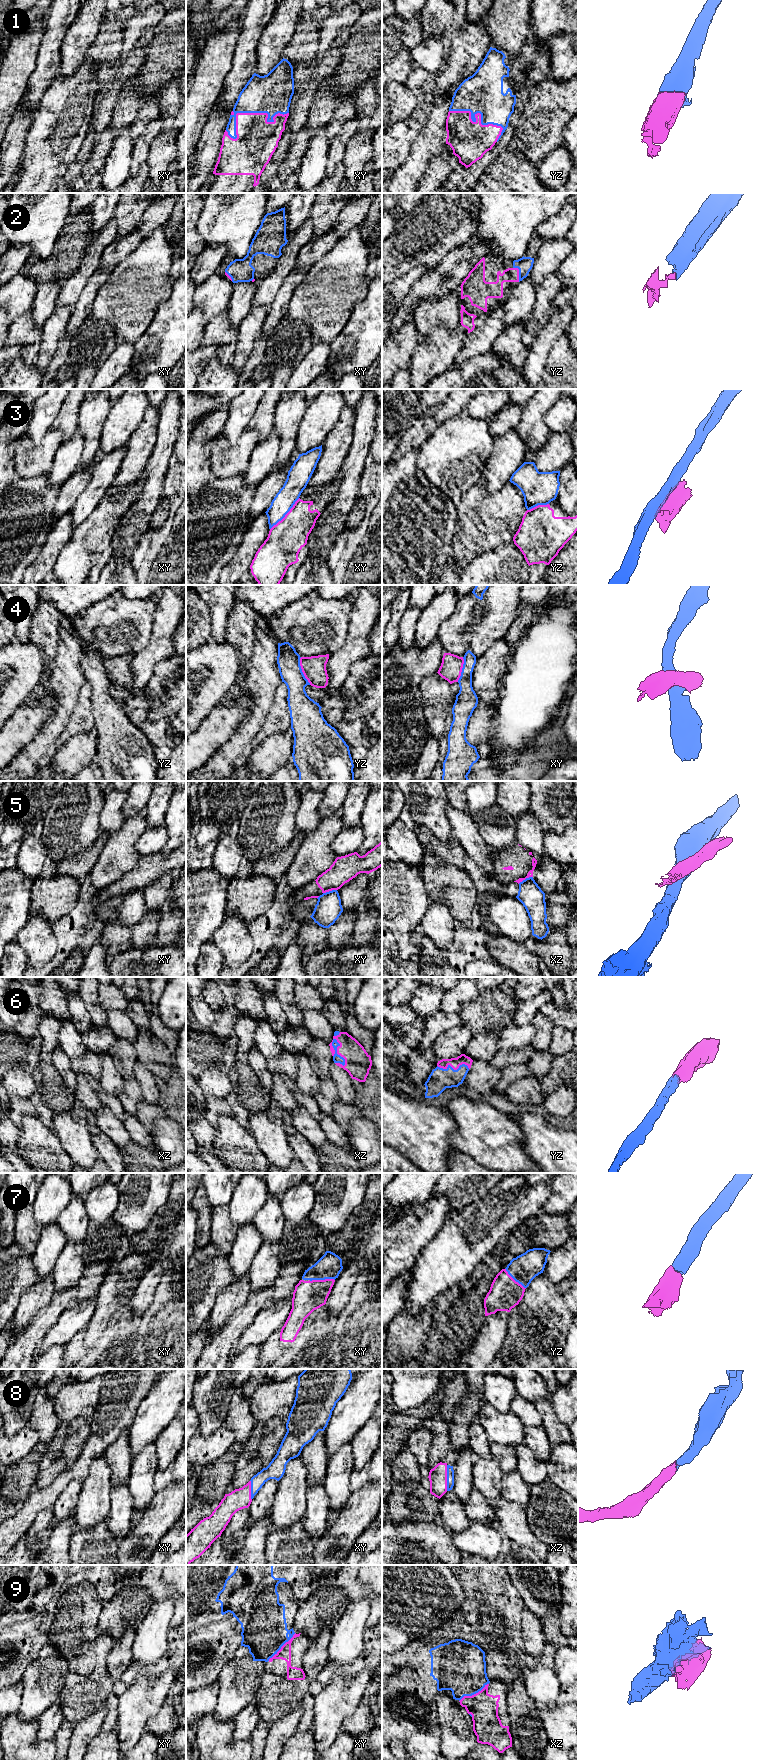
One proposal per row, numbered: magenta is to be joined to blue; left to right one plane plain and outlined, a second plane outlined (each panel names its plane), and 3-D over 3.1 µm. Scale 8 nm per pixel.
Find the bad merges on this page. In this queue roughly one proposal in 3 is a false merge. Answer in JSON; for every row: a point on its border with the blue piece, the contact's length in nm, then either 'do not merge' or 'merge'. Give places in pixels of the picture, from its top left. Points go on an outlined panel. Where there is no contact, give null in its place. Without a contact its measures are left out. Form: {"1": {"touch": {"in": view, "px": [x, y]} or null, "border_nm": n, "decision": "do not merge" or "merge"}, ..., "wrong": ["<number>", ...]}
{"1": {"touch": {"in": "xy", "px": [249, 112]}, "border_nm": 550, "decision": "merge"}, "2": {"touch": {"in": "yz", "px": [519, 273]}, "border_nm": 130, "decision": "merge"}, "3": {"touch": {"in": "xy", "px": [286, 513]}, "border_nm": 340, "decision": "do not merge"}, "4": {"touch": {"in": "yz", "px": [301, 671]}, "border_nm": 240, "decision": "do not merge"}, "5": {"touch": {"in": "xz", "px": [526, 878]}, "border_nm": 130, "decision": "do not merge"}, "6": {"touch": {"in": "xz", "px": [336, 1053]}, "border_nm": 240, "decision": "merge"}, "7": {"touch": {"in": "xy", "px": [321, 1279]}, "border_nm": 200, "decision": "merge"}, "8": {"touch": {"in": "xz", "px": [447, 1478]}, "border_nm": 200, "decision": "merge"}, "9": {"touch": {"in": "xy", "px": [281, 1646]}, "border_nm": 320, "decision": "do not merge"}, "wrong": ["3", "4", "5", "9"]}

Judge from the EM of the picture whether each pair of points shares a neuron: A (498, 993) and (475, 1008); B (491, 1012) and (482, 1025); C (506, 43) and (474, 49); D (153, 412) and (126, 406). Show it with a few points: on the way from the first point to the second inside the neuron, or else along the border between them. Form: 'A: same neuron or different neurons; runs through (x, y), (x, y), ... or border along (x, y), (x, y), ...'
A: same neuron; runs through (492, 993), (481, 1003)
B: same neuron; runs through (488, 1015), (482, 1022)
C: different neurons; border along (485, 23), (490, 38), (490, 46)
D: different neurons; border along (149, 405), (143, 419), (134, 430)

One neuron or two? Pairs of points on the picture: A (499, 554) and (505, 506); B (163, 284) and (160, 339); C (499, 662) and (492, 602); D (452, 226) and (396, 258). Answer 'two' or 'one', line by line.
A: two
B: two
C: two
D: one

